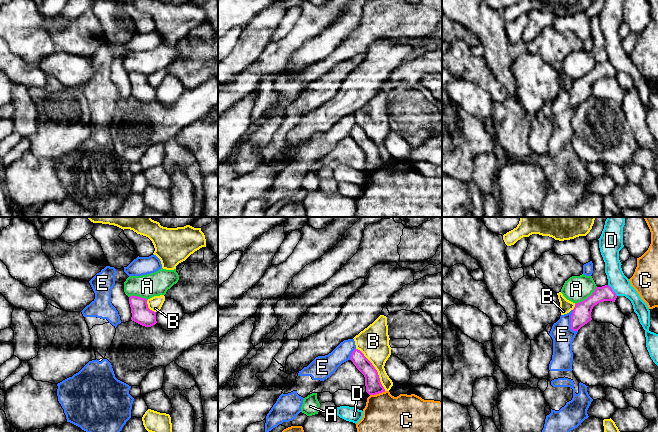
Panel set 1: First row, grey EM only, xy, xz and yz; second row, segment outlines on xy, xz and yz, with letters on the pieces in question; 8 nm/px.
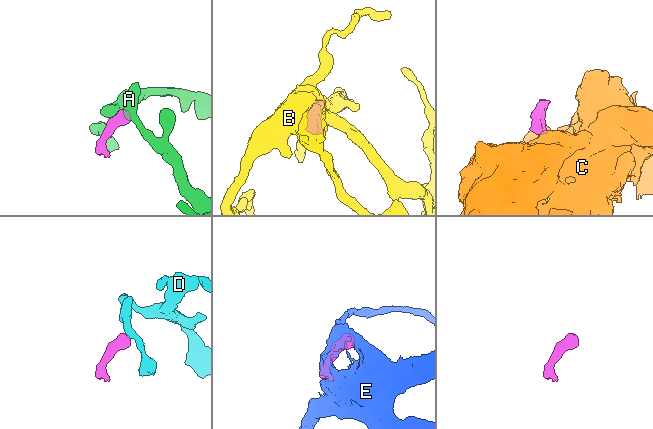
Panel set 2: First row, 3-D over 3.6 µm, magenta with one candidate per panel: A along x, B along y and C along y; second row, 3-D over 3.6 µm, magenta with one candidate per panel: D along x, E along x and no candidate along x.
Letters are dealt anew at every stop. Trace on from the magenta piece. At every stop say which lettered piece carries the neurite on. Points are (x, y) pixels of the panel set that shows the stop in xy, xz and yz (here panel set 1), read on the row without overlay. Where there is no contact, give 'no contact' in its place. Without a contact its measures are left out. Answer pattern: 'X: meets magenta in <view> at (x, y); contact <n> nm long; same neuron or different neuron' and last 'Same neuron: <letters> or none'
A: meets magenta in yz at (588, 73); contact 220 nm long; different neuron
B: meets magenta in xz at (375, 145); contact 420 nm long; different neuron
C: meets magenta in xz at (377, 169); contact 130 nm long; different neuron
D: meets magenta in yz at (612, 66); contact 120 nm long; different neuron
E: meets magenta in yz at (571, 98); contact 180 nm long; different neuron
Same neuron: none

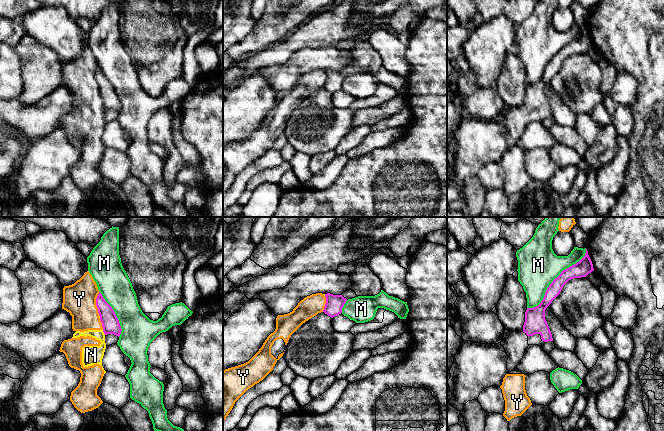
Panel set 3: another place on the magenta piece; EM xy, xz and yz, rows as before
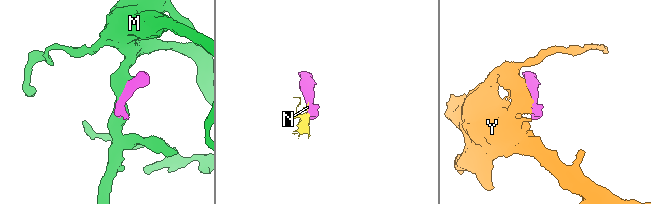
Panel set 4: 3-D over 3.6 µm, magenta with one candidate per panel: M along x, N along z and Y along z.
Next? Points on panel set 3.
M: meets magenta in yz at (554, 55); contact 700 nm long; different neuron
N: meets magenta in xy at (103, 107); contact 50 nm long; different neuron
Y: meets magenta in xy at (96, 80); contact 190 nm long; different neuron
Same neuron: none

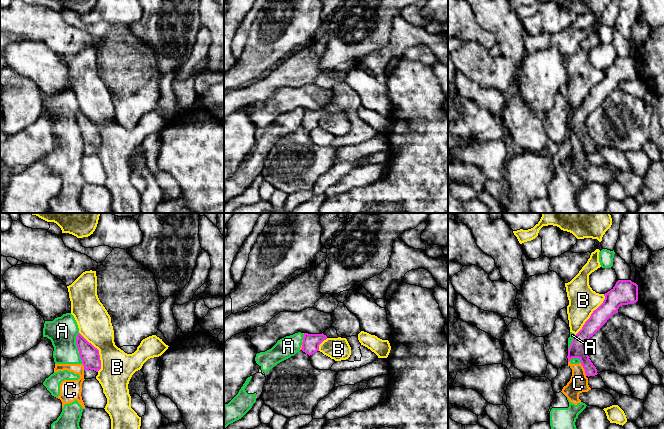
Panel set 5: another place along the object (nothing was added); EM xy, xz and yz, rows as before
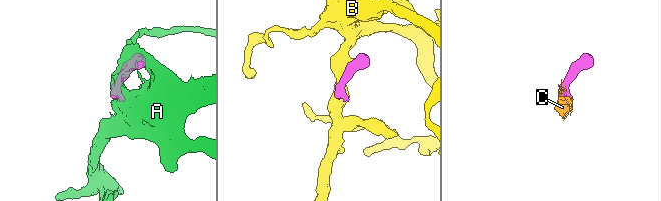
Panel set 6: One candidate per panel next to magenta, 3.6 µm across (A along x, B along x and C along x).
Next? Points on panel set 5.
A: meets magenta in xy at (76, 118); contact 140 nm long; different neuron
B: meets magenta in yz at (591, 91); contact 400 nm long; different neuron
C: meets magenta in yz at (584, 145); contact 120 nm long; different neuron
Same neuron: none

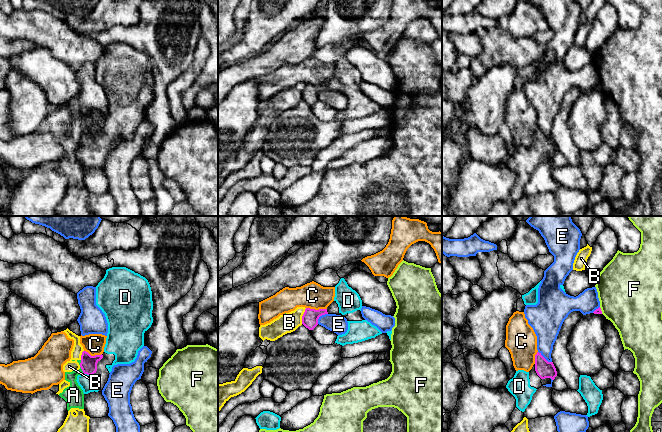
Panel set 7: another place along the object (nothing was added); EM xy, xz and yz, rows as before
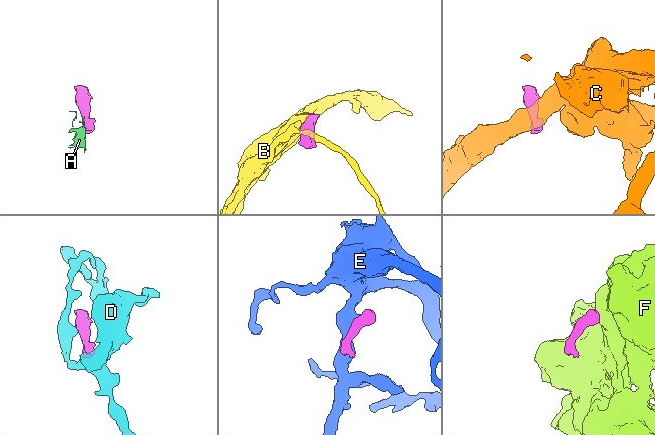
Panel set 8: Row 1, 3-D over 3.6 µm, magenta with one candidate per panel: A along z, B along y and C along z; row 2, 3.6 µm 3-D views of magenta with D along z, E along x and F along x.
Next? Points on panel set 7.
A: meets magenta in xy at (82, 146); contact 70 nm long; different neuron
B: meets magenta in xz at (302, 92); contact 130 nm long; different neuron
C: meets magenta in xz at (316, 86); contact 170 nm long; different neuron
D: meets magenta in xy at (87, 150); contact 60 nm long; same neuron
E: meets magenta in xz at (320, 91); contact 120 nm long; different neuron
F: meets magenta in yz at (600, 86); contact 60 nm long; different neuron
Same neuron: D

